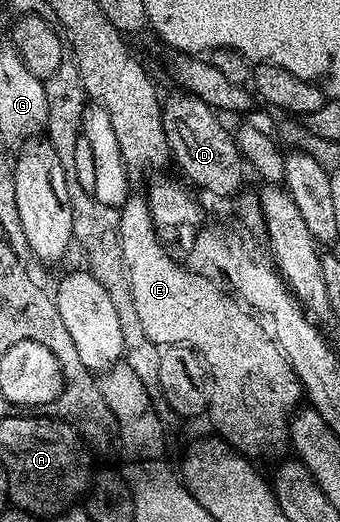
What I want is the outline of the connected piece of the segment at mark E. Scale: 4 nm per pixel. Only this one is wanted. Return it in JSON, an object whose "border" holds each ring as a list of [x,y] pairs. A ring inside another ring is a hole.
{"border":[[[128,198],[120,212],[119,223],[124,223],[124,235],[118,237],[130,274],[136,313],[140,313],[144,333],[148,333],[153,343],[166,349],[206,348],[212,371],[211,384],[218,379],[218,375],[238,379],[238,383],[215,383],[212,389],[230,391],[226,397],[236,397],[236,391],[244,391],[244,407],[286,407],[282,411],[282,423],[278,429],[289,432],[291,420],[303,402],[304,392],[296,373],[268,334],[267,328],[262,328],[257,323],[259,320],[233,294],[227,293],[221,286],[218,288],[213,278],[188,270],[166,250],[158,239],[150,216],[150,204],[145,198]],[[134,249],[142,249],[142,271],[134,271]],[[218,355],[222,355],[222,359],[218,359]],[[218,363],[230,363],[234,371],[226,371],[226,367],[218,371]]]}

